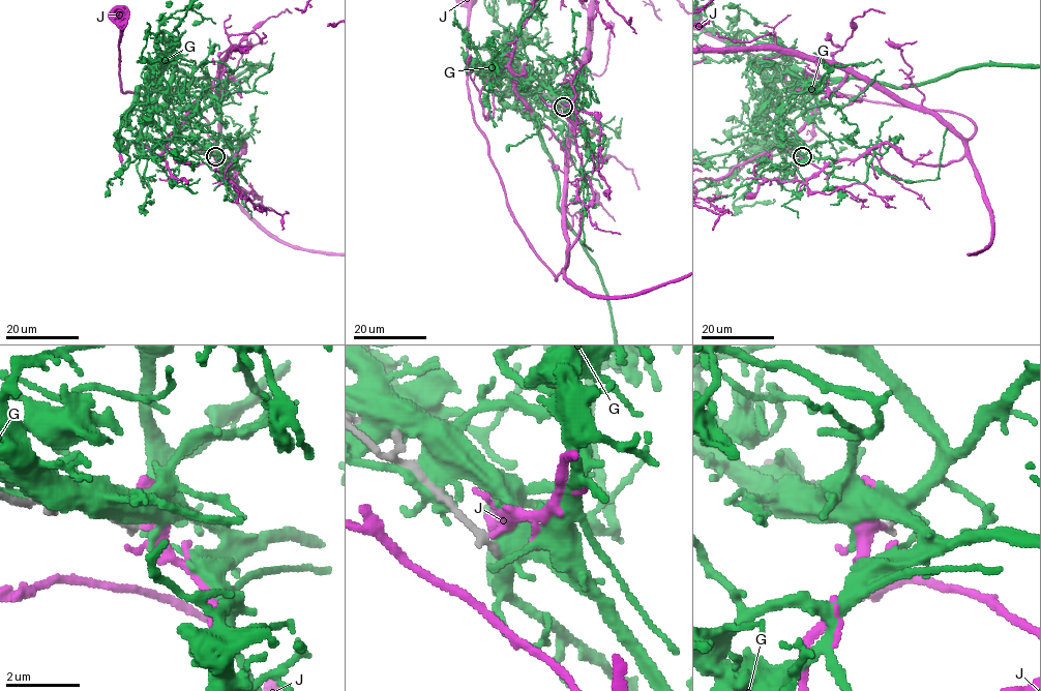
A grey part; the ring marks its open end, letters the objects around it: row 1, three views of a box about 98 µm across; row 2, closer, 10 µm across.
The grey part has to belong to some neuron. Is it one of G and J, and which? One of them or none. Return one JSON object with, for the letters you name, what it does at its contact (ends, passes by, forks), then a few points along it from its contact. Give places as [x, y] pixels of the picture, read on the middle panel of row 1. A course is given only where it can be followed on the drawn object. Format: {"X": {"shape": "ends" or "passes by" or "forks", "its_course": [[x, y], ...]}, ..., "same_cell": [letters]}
{"J": {"shape": "forks", "its_course": [[563, 107], [572, 99], [577, 152], [593, 200], [556, 279], [510, 210], [475, 121]]}, "same_cell": ["J"]}

